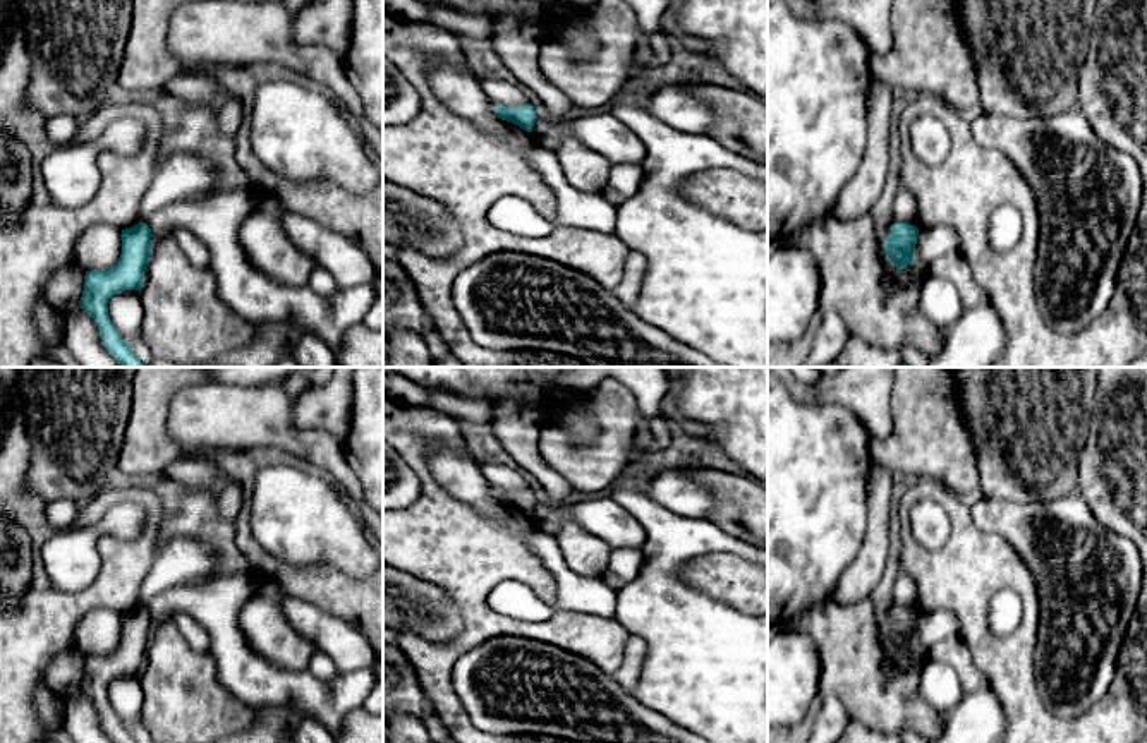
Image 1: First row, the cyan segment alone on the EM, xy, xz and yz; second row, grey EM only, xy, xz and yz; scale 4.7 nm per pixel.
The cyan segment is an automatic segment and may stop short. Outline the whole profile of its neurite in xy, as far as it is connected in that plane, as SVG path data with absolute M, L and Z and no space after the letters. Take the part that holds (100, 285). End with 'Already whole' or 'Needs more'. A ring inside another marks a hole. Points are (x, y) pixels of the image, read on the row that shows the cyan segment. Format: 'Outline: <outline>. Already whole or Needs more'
Outline: M139 221L122 230L122 254L113 268L91 269L84 276L84 290L79 307L96 323L105 350L120 367L146 367L113 328L108 316L108 302L125 290L141 290L144 269L153 247L151 228Z. Already whole

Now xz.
Outline: M525 103L517 108L495 106L495 113L498 115L498 118L512 122L527 132L532 132L534 122L537 118L536 110L531 103Z. Already whole

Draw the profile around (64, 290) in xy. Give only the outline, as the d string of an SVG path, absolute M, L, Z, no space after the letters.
M79 266L57 269L45 288L46 305L62 316L76 312L84 290L84 276L86 271Z

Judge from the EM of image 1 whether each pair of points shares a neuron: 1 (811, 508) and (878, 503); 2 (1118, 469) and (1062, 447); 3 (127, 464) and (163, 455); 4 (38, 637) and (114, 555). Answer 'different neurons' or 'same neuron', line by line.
1: different neurons
2: different neurons
3: same neuron
4: same neuron

